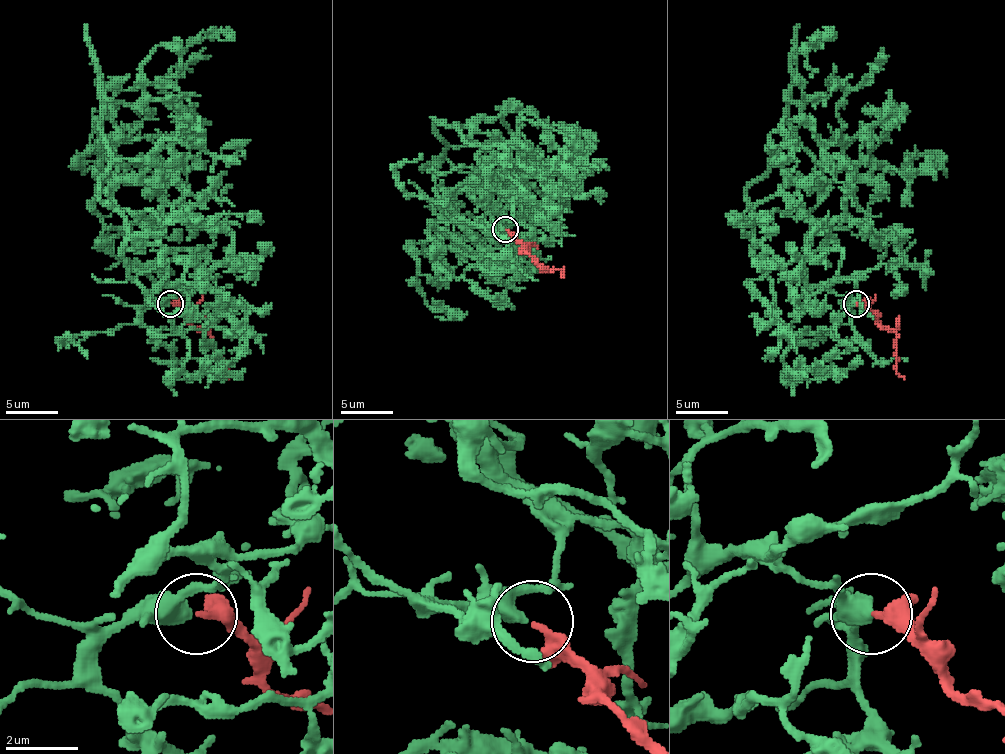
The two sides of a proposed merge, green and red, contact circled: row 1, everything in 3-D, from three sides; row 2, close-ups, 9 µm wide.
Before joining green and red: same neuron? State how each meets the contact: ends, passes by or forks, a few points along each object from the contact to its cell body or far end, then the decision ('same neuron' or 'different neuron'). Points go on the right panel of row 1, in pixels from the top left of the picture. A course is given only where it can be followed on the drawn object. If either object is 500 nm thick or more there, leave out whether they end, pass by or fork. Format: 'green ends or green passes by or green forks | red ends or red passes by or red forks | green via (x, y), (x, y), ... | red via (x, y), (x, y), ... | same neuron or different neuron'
green passes by | red ends | green via (857, 303), (828, 287), (804, 313), (762, 240), (775, 211), (812, 224), (846, 161), (902, 295) | red via (857, 303), (896, 334), (896, 369), (904, 379) | same neuron

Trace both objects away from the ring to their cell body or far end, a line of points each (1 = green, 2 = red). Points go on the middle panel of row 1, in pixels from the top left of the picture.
1: (503, 230), (551, 164), (495, 135), (488, 177), (430, 227), (435, 261), (527, 275)
2: (506, 230), (543, 269), (564, 269), (561, 277)

